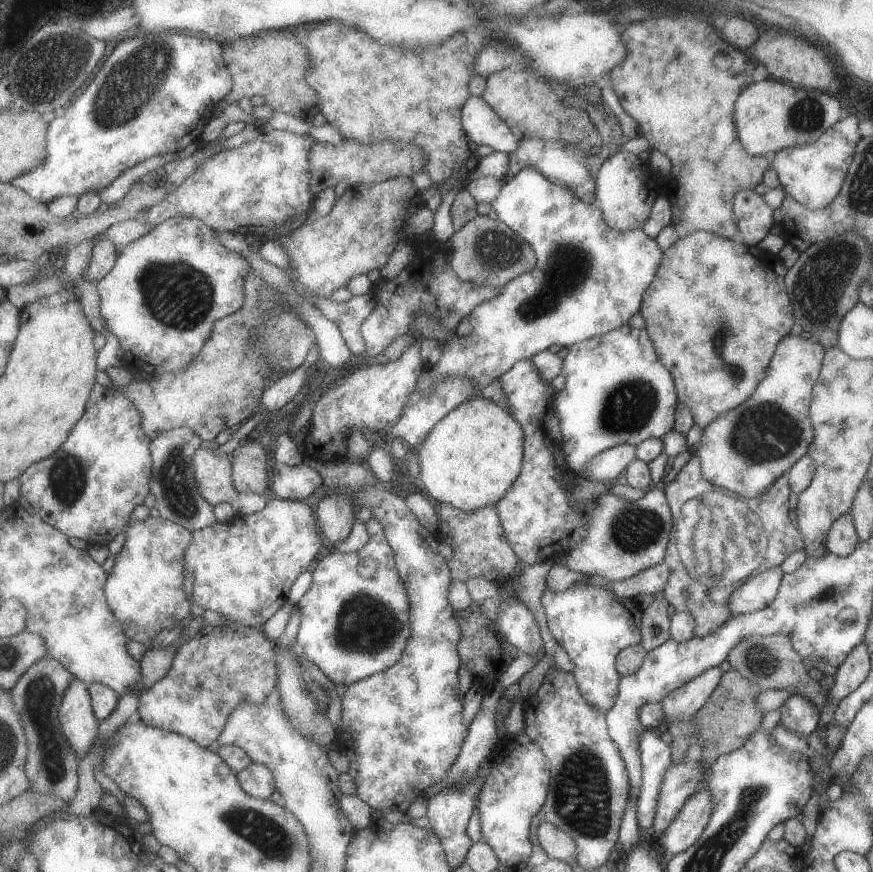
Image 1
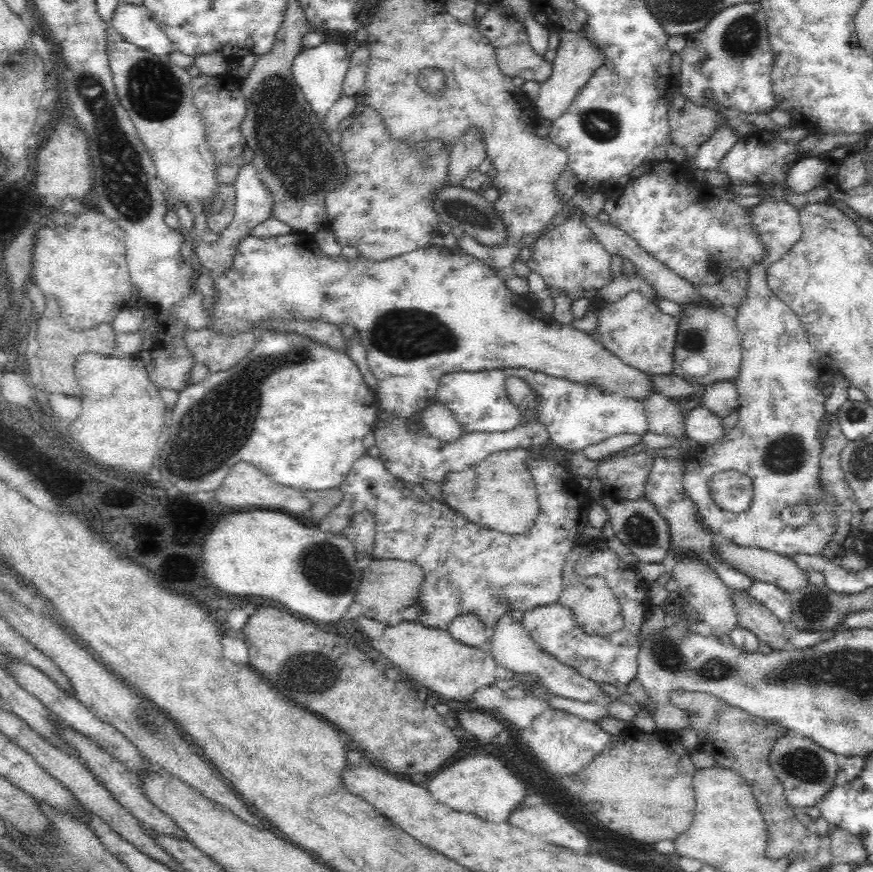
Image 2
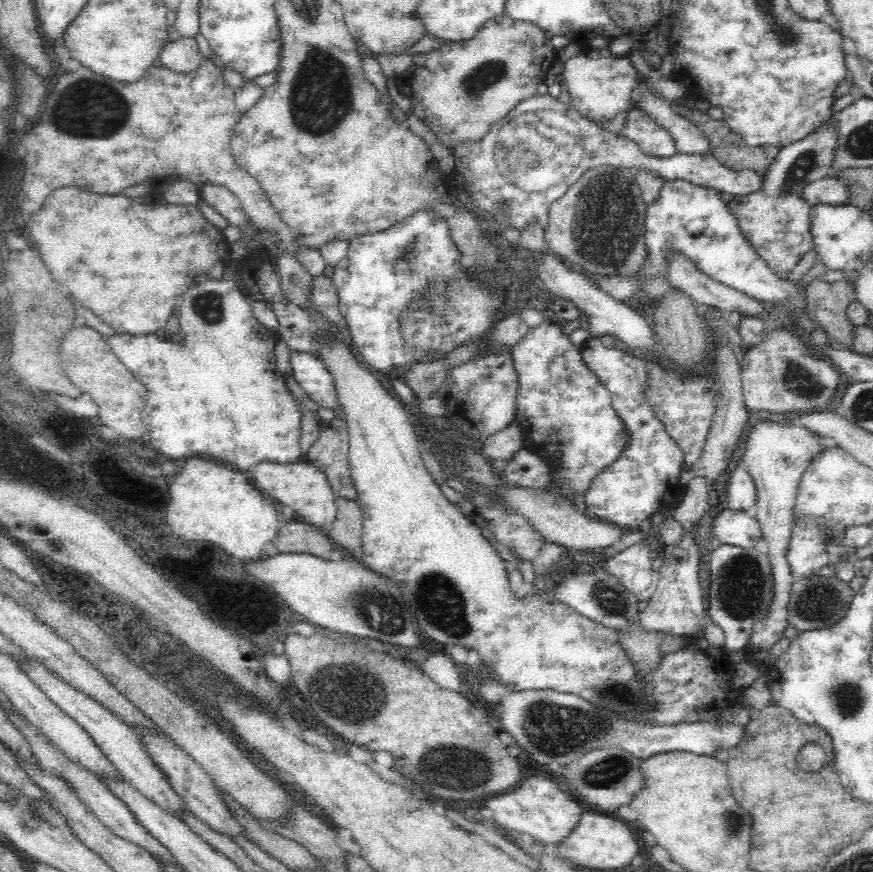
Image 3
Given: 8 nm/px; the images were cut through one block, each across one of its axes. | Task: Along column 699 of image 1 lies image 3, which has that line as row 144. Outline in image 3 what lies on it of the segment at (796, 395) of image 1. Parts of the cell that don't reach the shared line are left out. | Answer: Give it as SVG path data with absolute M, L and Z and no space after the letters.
M502 14L488 20L470 40L444 42L428 54L416 54L414 64L398 78L398 86L412 100L412 114L428 126L438 144L454 152L458 146L480 142L516 104L538 96L538 84L552 80L548 64L556 60L556 52L542 28Z

